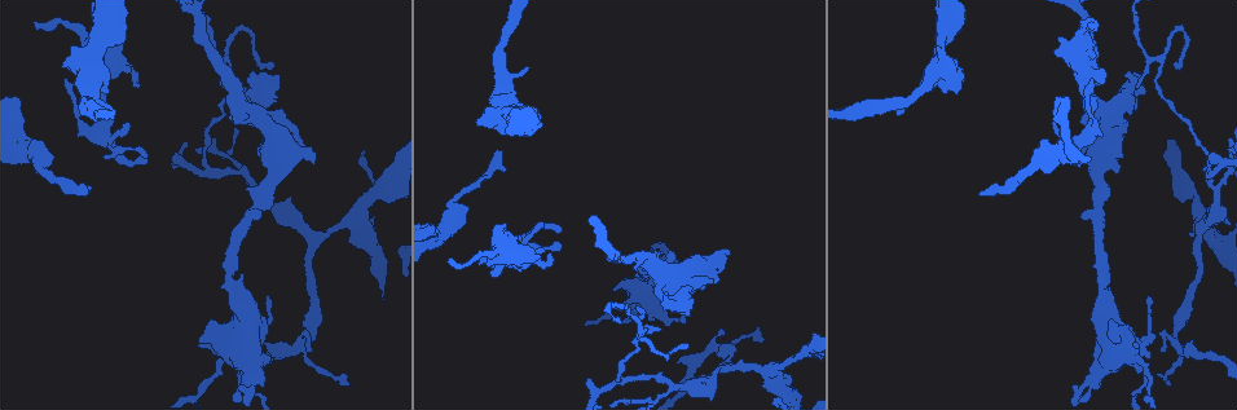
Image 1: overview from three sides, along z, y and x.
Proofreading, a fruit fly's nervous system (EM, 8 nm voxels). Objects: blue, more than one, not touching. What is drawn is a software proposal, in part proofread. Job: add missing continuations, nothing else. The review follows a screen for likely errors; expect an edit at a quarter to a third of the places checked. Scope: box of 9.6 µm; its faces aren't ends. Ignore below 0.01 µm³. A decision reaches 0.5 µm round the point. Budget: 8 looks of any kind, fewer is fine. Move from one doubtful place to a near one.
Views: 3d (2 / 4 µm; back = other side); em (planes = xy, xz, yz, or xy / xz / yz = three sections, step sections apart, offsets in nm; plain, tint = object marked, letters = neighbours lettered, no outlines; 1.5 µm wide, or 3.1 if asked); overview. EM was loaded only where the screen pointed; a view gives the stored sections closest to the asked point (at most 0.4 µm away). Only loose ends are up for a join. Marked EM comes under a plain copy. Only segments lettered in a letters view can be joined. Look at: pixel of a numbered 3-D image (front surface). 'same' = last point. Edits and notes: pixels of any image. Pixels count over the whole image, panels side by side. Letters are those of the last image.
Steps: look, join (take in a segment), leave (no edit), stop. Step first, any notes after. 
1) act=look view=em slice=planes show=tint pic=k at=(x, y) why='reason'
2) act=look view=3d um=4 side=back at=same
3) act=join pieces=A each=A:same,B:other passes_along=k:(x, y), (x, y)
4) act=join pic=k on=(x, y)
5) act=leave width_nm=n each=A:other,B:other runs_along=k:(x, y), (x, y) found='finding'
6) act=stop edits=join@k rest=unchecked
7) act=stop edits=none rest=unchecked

act=look view=em slice=yz step=8 show=letters pic=1 at=(726, 251) why='branch stops here'

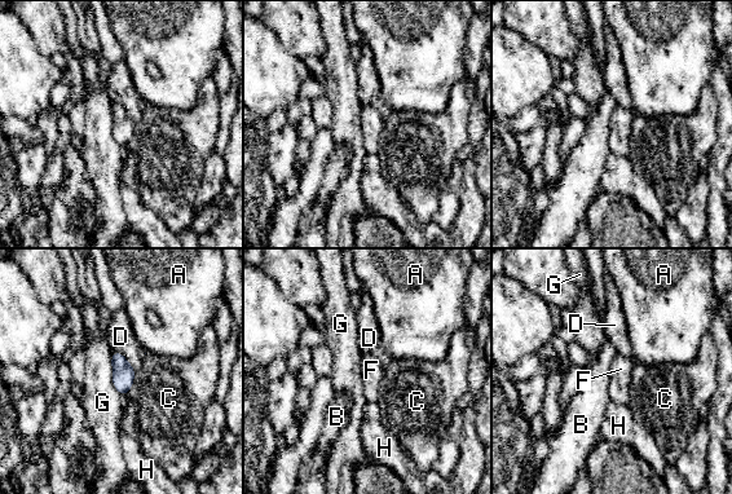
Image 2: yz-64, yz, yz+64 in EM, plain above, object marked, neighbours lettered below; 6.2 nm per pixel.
act=look view=em slice=planes show=letters at=same why='cut it another way'

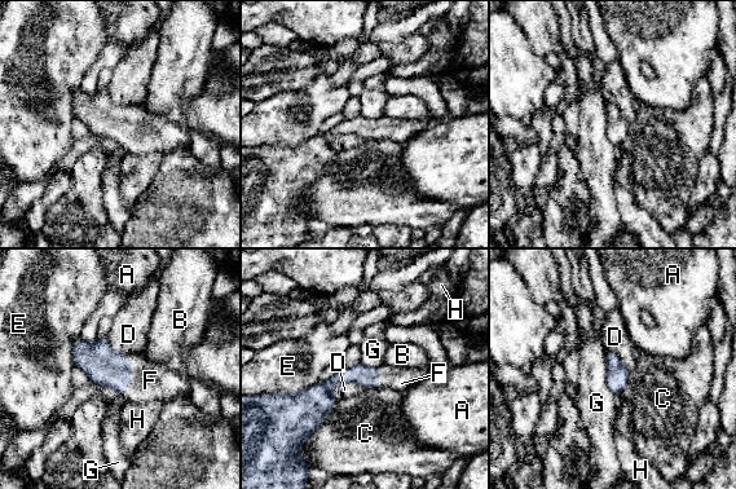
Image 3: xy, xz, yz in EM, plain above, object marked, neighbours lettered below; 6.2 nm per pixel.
act=join pieces=F each=A:other,B:other,C:other,D:other,E:other,F:same,G:other,H:other passes_along=3:(110, 369), (129, 375), (150, 380) found='it goes on there'

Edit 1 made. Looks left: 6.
act=look view=em slice=planes show=letters pic=1 at=(542, 223) why='thin end'

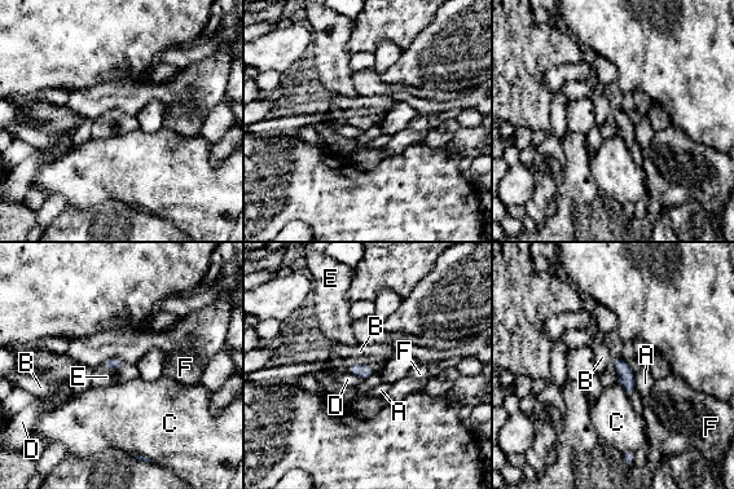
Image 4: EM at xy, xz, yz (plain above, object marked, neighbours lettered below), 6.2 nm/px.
act=join pieces=E each=A:other,B:other,C:other,D:other,E:same,F:other passes_along=4:(113, 362), (114, 369), (106, 377) found='it goes on there'

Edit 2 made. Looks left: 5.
act=stop edits=join@3,join@4 rest=unchecked

